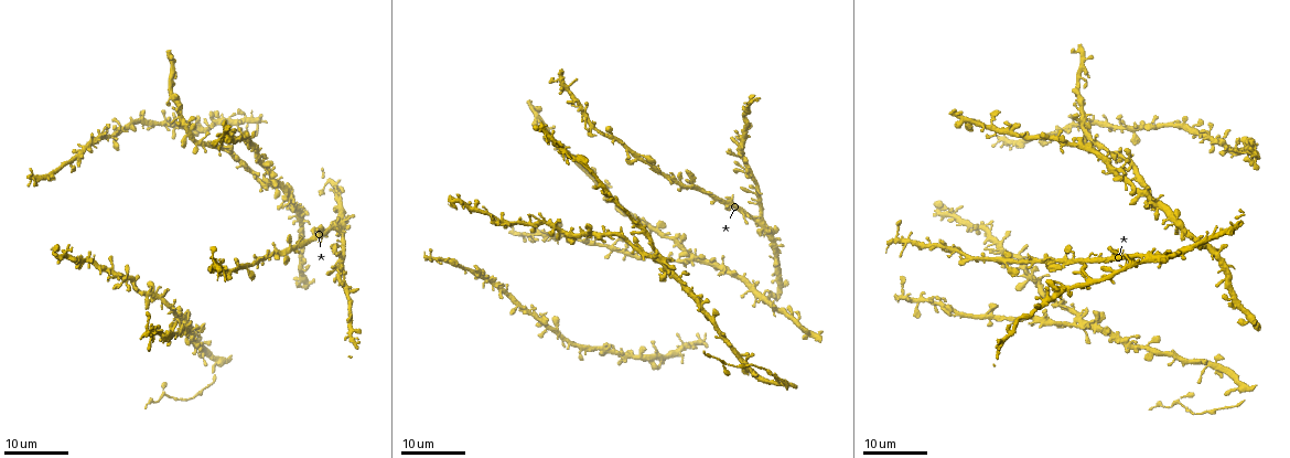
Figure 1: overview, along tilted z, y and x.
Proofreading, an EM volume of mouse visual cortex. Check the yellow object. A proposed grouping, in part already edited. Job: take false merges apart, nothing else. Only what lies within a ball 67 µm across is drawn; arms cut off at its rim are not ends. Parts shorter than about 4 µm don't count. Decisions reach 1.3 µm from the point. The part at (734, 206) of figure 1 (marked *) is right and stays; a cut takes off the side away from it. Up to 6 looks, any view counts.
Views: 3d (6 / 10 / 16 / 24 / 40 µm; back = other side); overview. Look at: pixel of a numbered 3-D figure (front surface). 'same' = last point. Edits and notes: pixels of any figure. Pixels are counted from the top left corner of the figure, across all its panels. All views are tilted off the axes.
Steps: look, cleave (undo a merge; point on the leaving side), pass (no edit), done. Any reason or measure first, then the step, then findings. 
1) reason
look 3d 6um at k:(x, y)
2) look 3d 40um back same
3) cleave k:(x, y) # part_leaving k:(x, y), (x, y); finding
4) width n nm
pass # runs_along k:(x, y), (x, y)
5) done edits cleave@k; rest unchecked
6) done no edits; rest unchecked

arms run side by side
look 3d 24um at 1:(578, 162)

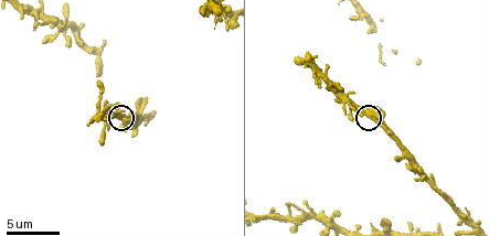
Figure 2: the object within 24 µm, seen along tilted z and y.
look 3d 6um at 2:(370, 115)

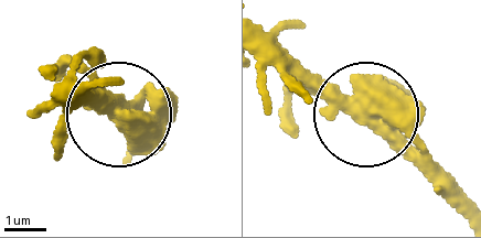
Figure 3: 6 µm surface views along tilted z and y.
side_arm 11 um
pass # one cell here

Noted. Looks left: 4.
look 3d 10um at 2:(380, 46)

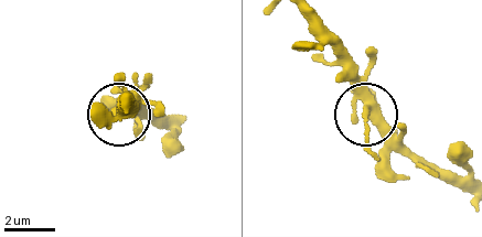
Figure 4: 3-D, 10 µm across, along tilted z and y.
width 280 nm
pass # all the same cell

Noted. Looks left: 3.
look 3d 16um at 1:(1082, 319)

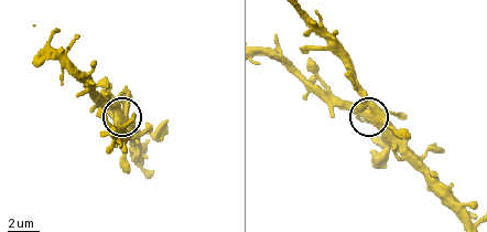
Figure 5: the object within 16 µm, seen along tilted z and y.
zoom in
look 3d 6um same

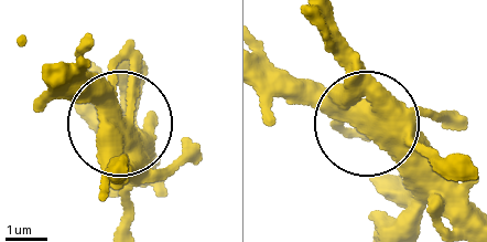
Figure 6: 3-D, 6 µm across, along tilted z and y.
width 420 nm
pass # one cell here

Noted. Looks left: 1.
done no edits; rest unchecked

